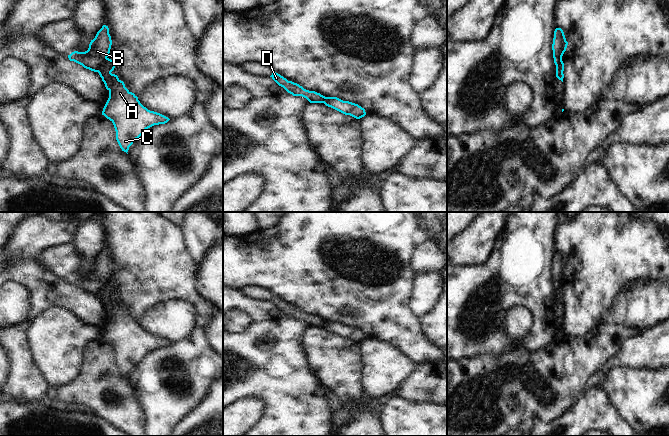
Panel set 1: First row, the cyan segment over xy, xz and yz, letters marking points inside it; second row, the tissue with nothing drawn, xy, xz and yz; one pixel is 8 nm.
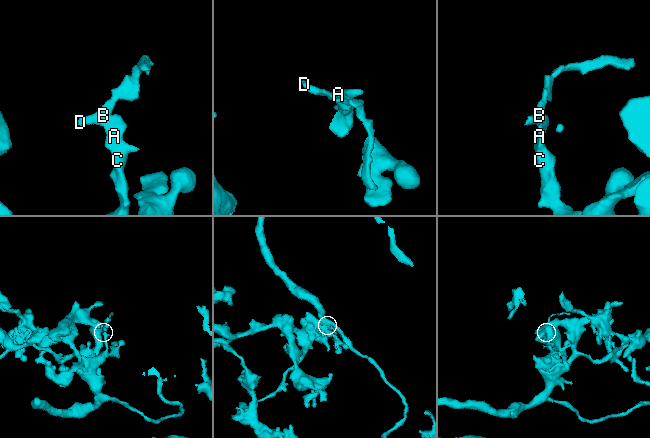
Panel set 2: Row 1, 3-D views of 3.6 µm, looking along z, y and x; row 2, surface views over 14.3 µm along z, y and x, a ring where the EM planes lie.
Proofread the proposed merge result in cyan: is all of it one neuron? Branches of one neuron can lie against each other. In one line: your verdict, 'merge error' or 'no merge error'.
merge error

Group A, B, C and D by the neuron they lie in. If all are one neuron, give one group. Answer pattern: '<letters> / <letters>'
A C / B D

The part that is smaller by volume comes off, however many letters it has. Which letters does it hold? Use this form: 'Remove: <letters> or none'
Remove: B, D

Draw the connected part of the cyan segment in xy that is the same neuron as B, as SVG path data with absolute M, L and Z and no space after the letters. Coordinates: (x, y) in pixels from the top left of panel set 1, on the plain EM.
M103 249L97 256L95 262L91 264L89 272L85 276L74 275L68 282L84 292L97 296L102 288L105 287L111 273L112 264L109 252Z

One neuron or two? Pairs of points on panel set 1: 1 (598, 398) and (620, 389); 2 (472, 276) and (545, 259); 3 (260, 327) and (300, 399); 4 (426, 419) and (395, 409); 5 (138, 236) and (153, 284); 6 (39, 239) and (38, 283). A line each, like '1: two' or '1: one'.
1: two
2: one
3: one
4: one
5: one
6: one

